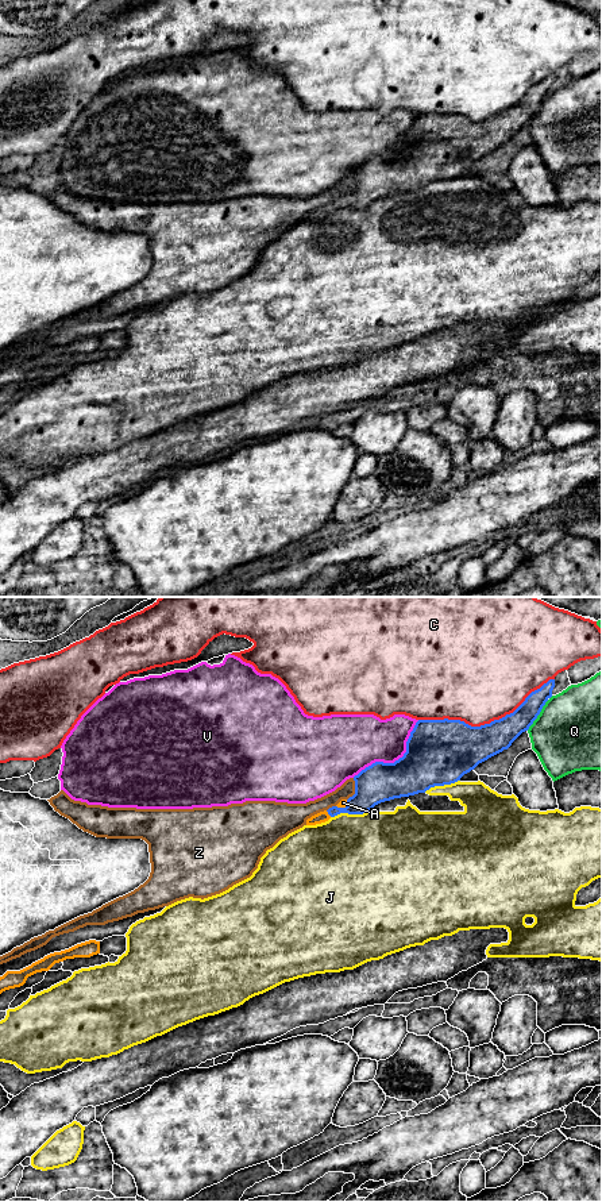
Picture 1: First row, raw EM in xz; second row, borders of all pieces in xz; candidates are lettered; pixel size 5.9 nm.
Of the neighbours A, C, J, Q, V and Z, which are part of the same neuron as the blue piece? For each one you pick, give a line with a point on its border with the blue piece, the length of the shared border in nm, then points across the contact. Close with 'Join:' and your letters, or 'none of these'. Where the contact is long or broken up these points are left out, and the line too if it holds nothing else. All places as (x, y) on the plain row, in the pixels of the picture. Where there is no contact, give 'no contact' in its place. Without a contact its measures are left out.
A: meets blue in xz at (328, 208); contact 50 nm long; runs through xz (366, 191), (355, 200), (328, 208), (320, 212)
Join: A

